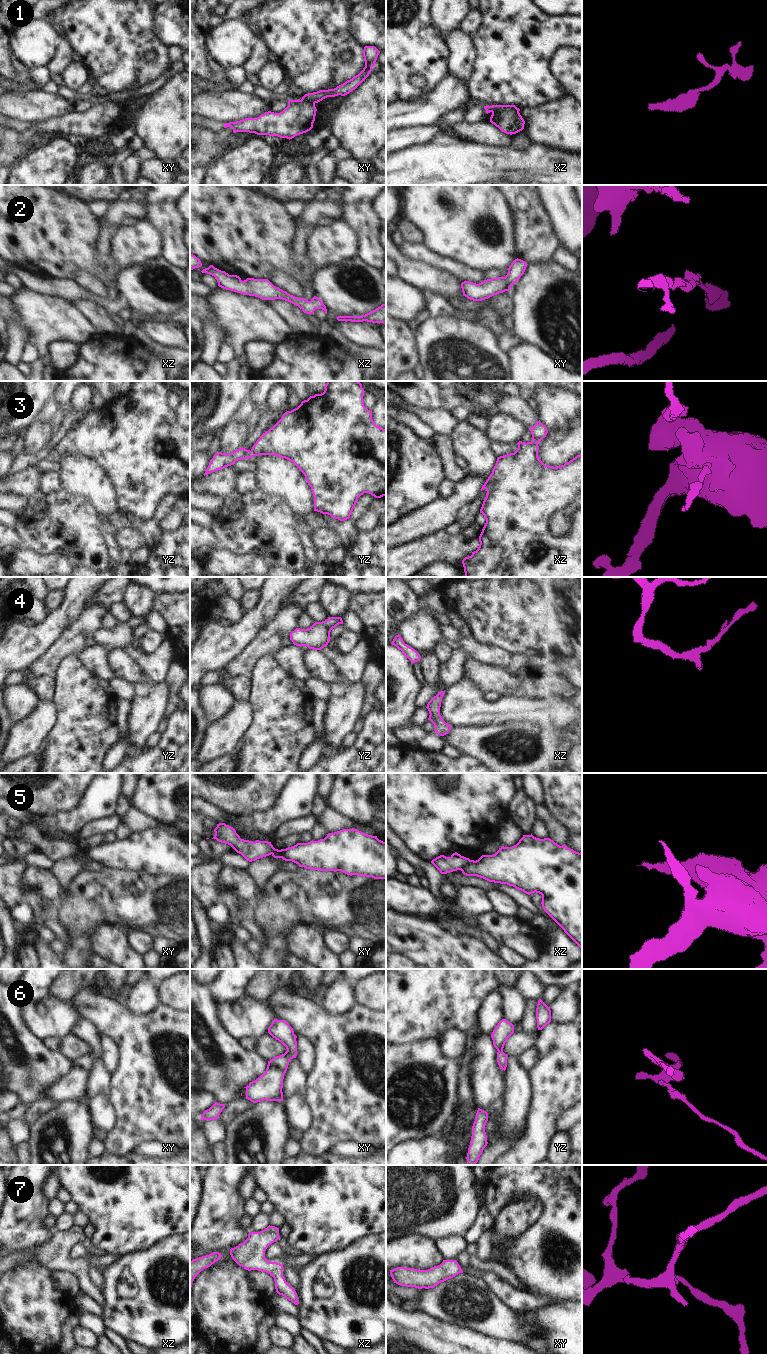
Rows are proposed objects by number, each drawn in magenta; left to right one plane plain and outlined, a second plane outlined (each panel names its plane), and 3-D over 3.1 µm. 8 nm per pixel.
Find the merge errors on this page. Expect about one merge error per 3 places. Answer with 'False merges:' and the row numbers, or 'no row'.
False merges: 1, 3, 5.

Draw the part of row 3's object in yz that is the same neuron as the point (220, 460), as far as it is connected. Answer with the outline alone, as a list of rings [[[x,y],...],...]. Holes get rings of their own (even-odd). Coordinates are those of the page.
[[[243,447],[227,454],[218,452],[210,460],[204,476],[217,470],[222,470],[225,467],[231,466],[238,460],[248,458],[252,458],[251,451]]]

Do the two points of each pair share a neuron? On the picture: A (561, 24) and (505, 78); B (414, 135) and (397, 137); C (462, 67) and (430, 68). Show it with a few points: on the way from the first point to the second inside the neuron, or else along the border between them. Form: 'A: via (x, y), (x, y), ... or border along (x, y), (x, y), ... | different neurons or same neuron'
A: via (547, 36), (519, 64) | same neuron
B: via (410, 136), (401, 137) | same neuron
C: border along (445, 44), (449, 52), (448, 73) | different neurons

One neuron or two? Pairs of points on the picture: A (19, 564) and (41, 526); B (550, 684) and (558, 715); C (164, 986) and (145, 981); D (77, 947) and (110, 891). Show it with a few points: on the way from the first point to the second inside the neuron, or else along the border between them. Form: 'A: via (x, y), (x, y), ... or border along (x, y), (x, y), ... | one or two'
A: border along (25, 546), (37, 553), (50, 555) | two
B: border along (559, 695), (530, 698) | two
C: border along (156, 983), (160, 1001) | two
D: via (79, 933), (79, 922), (96, 905) | one

